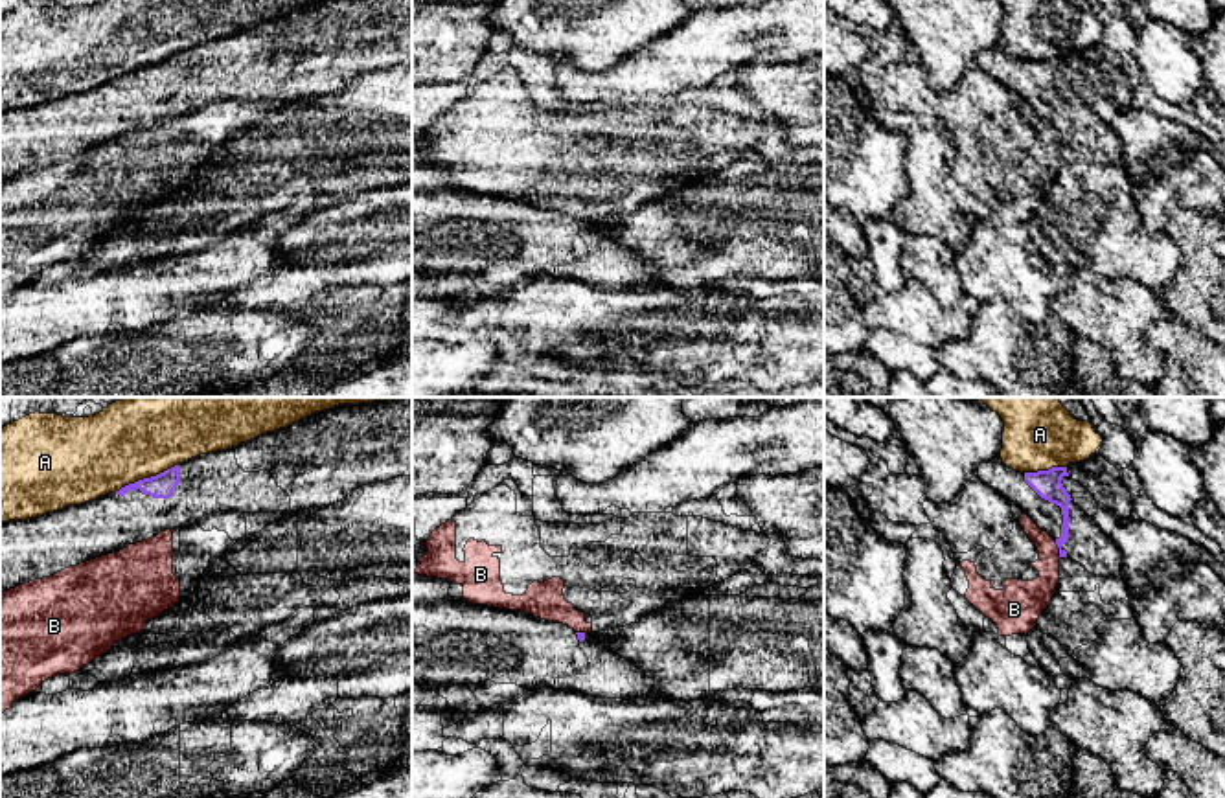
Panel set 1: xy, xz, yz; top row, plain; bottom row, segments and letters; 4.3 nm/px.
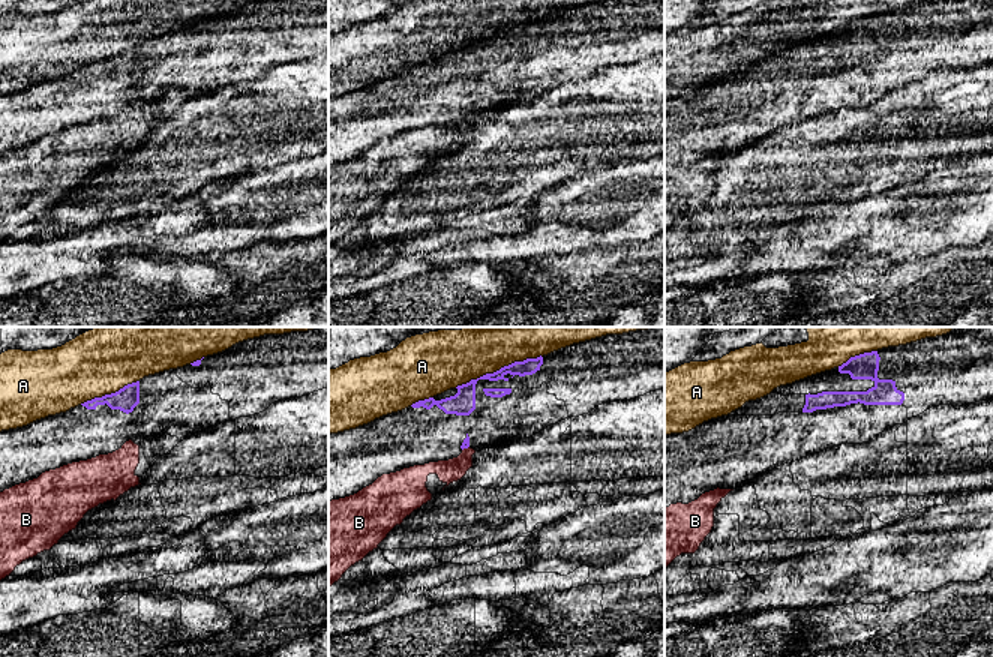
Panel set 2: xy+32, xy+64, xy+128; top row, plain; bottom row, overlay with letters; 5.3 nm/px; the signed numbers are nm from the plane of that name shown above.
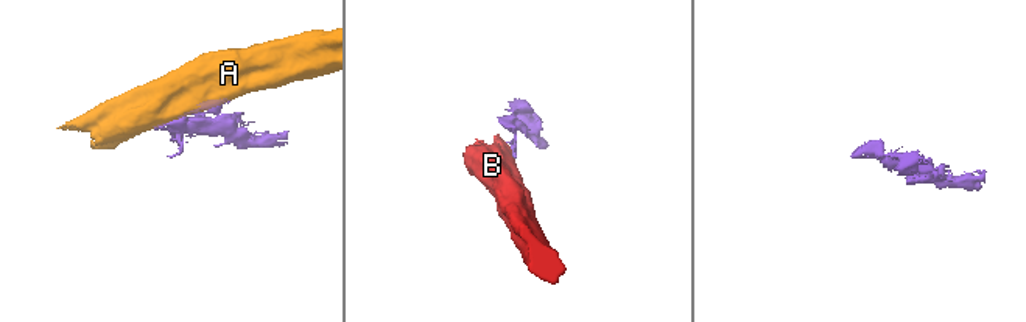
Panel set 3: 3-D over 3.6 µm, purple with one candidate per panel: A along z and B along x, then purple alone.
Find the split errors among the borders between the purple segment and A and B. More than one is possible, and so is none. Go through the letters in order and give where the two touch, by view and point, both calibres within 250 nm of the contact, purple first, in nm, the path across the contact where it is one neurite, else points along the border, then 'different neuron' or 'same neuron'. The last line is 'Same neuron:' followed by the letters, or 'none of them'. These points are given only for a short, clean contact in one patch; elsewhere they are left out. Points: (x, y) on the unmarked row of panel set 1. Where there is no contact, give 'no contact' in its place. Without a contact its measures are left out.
A: xy (146, 67) | 110/340 nm | different neuron
B: yz (1060, 138) | 90/160 nm | along yz (1054, 129), (1060, 146) | different neuron
Same neuron: none of them

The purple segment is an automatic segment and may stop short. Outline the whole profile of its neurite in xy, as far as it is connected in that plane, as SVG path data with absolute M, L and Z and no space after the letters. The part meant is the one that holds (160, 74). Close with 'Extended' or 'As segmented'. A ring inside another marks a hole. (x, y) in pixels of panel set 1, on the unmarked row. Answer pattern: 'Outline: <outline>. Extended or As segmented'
Outline: M315 0L237 35L200 42L81 94L0 110L0 180L116 142L219 99L287 103L337 92L353 77L412 64L412 0Z. Extended

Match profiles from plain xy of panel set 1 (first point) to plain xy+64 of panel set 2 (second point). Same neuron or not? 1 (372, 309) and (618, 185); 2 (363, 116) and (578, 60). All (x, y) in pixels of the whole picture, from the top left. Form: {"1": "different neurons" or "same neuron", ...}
{"1": "different neurons", "2": "different neurons"}

